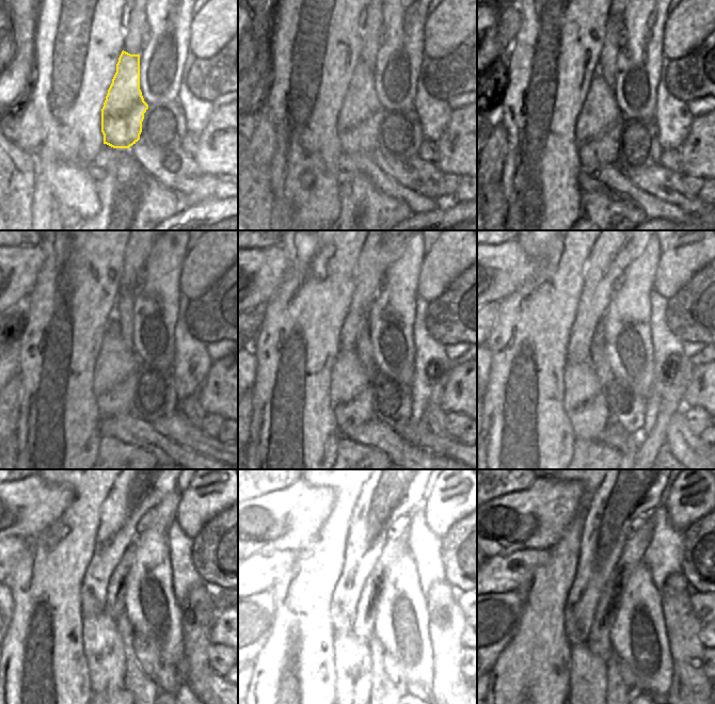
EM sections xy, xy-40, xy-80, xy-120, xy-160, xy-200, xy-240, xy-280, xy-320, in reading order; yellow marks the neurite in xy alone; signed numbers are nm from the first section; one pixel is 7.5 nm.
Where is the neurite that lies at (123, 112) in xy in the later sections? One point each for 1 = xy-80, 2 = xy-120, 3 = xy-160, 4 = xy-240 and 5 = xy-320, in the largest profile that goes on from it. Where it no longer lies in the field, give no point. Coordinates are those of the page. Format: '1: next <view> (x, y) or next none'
1: next xy-80 (597, 128)
2: next xy-120 (115, 376)
3: next xy-160 (350, 393)
4: next xy-240 (104, 648)
5: next xy-320 (588, 673)

